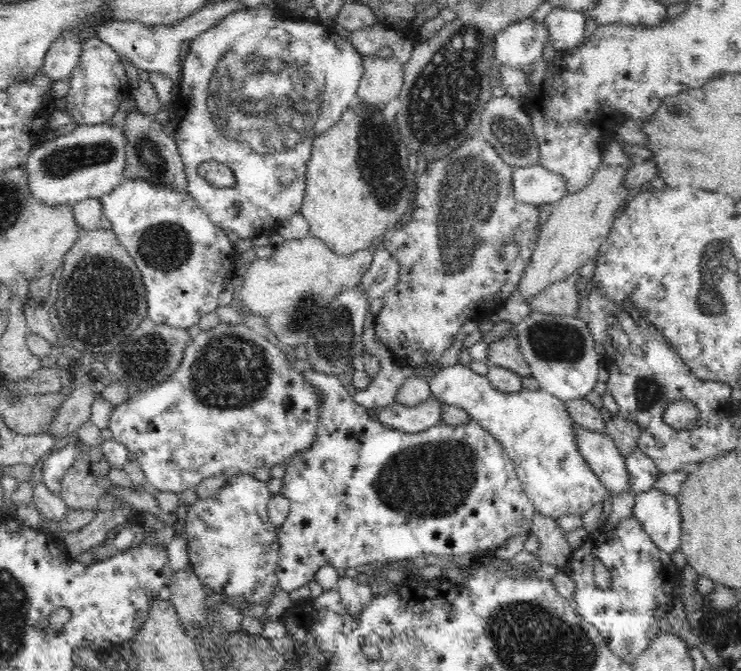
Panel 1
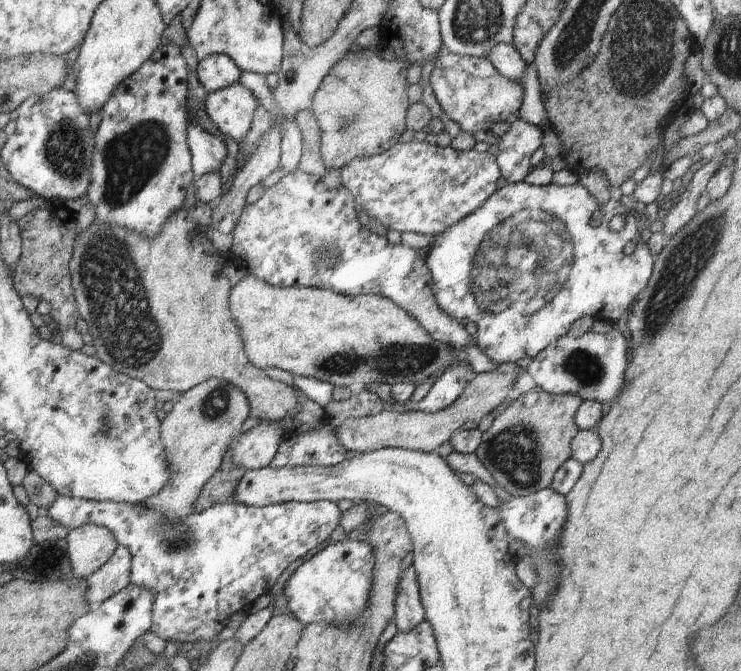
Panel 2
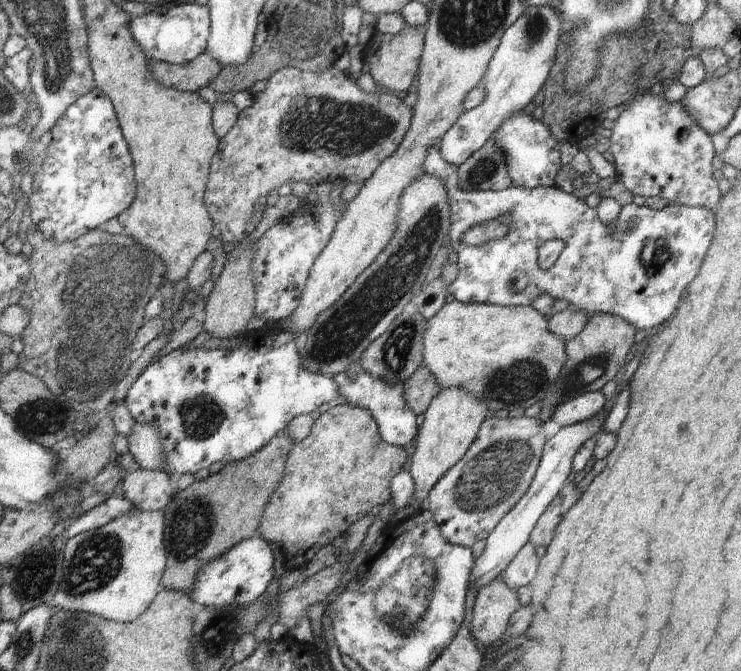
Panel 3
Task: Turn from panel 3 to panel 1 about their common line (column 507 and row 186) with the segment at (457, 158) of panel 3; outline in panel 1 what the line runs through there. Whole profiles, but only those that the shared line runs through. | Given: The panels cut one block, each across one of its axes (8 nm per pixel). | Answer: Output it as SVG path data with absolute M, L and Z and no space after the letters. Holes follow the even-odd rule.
M110 122L102 123L99 125L78 125L75 129L71 131L71 133L67 133L56 137L55 139L43 140L38 146L30 152L29 156L24 160L23 166L24 171L28 173L28 190L38 199L38 201L44 201L44 203L48 203L51 205L55 204L76 204L77 202L93 199L96 197L107 195L112 192L114 188L118 186L124 178L124 168L126 168L126 144L128 144L128 139L126 139L126 135L124 135L124 127L119 125L112 125Z

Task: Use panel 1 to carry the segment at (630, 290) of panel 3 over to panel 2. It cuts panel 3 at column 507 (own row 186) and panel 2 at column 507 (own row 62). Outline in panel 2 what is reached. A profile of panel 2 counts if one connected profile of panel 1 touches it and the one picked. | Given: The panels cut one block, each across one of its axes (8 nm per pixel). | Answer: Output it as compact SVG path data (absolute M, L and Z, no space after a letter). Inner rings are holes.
M526 181L508 183L500 189L496 189L476 211L465 216L460 222L449 226L444 232L434 235L434 242L427 253L425 263L433 278L432 287L437 305L452 318L460 321L466 318L466 320L474 322L477 326L478 346L484 349L484 354L497 365L504 363L522 364L533 359L553 340L566 335L572 323L579 318L585 316L600 318L600 320L604 318L605 321L614 324L620 318L625 317L630 304L638 298L638 294L648 284L653 273L655 258L650 253L650 249L647 249L646 240L642 238L640 231L638 231L638 226L636 226L638 211L626 208L613 197L600 204L591 196L591 192L588 192L588 189L579 182L572 185L550 183L544 186L531 185ZM616 214L624 214L626 216L626 225L621 231L613 231L608 226L610 219ZM631 240L636 244L636 250L634 250L633 254L626 255L624 254L624 246Z

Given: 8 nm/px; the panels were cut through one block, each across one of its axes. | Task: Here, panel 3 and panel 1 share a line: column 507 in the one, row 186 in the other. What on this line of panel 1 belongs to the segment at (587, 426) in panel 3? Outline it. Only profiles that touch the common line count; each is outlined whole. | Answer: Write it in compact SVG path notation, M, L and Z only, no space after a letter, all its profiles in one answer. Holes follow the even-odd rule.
M540 164L514 168L512 183L516 200L528 204L555 205L567 195L566 179Z

